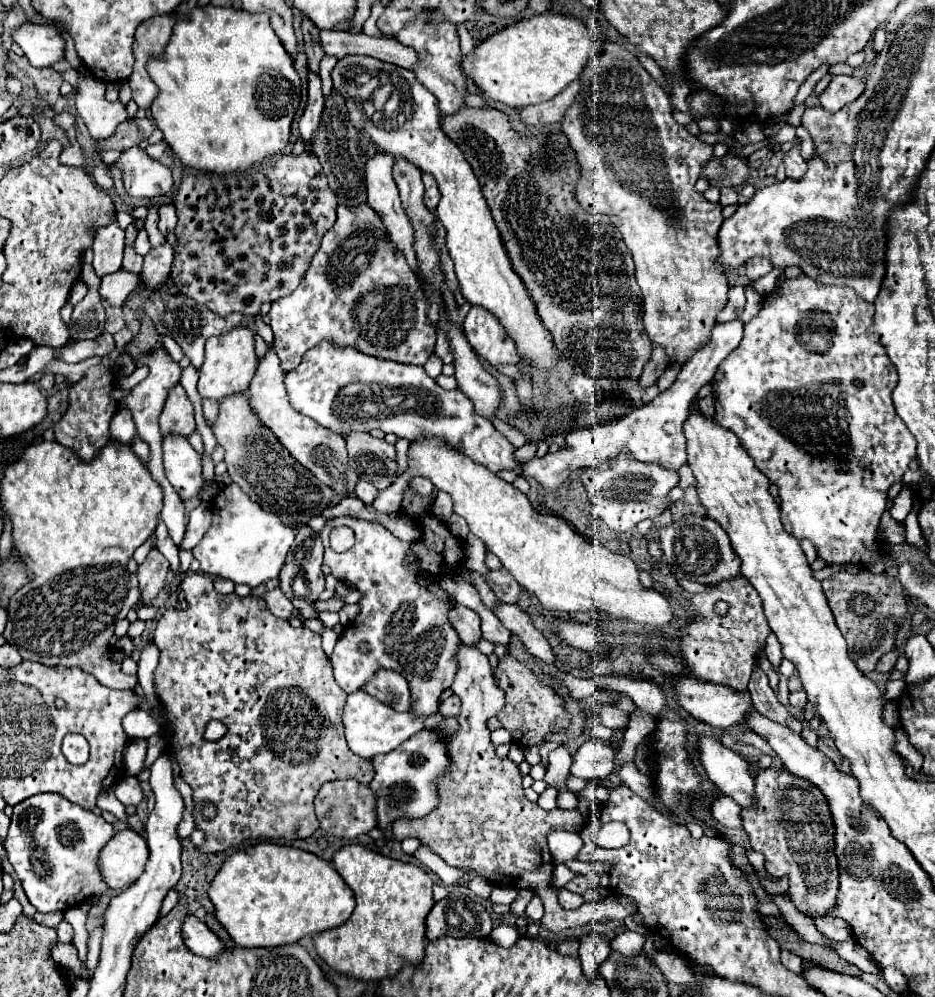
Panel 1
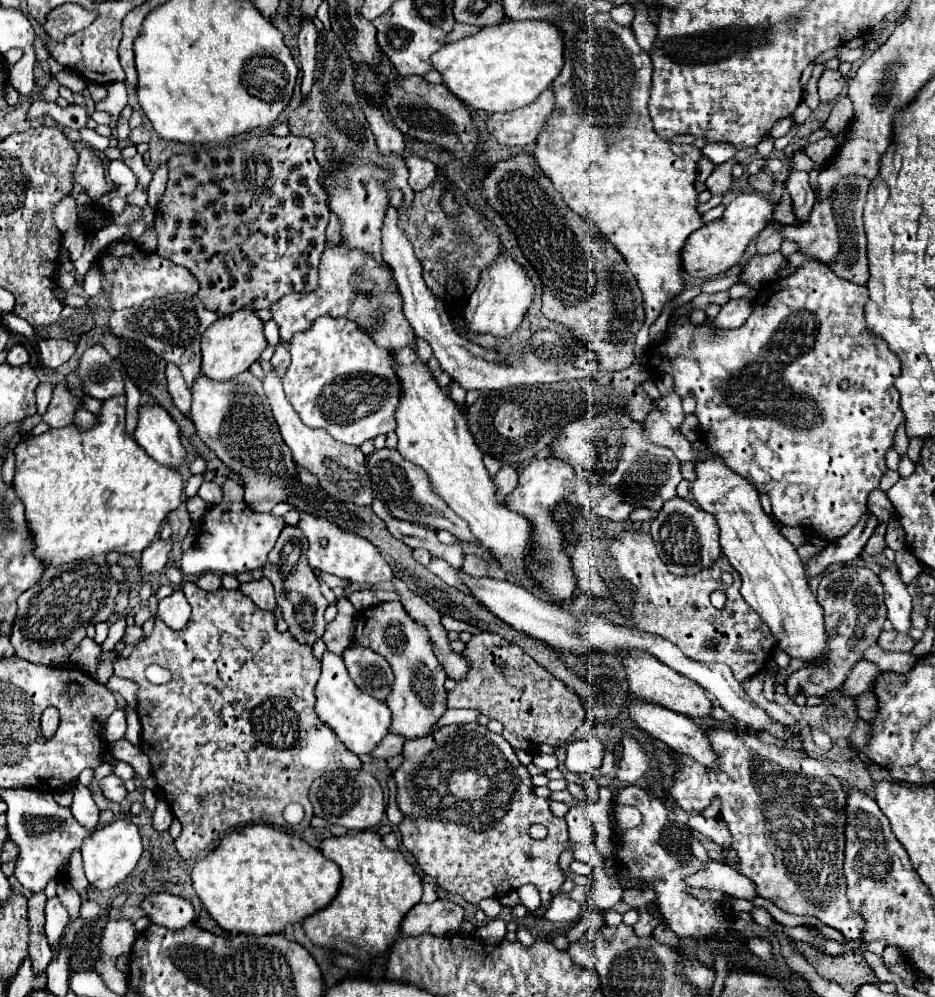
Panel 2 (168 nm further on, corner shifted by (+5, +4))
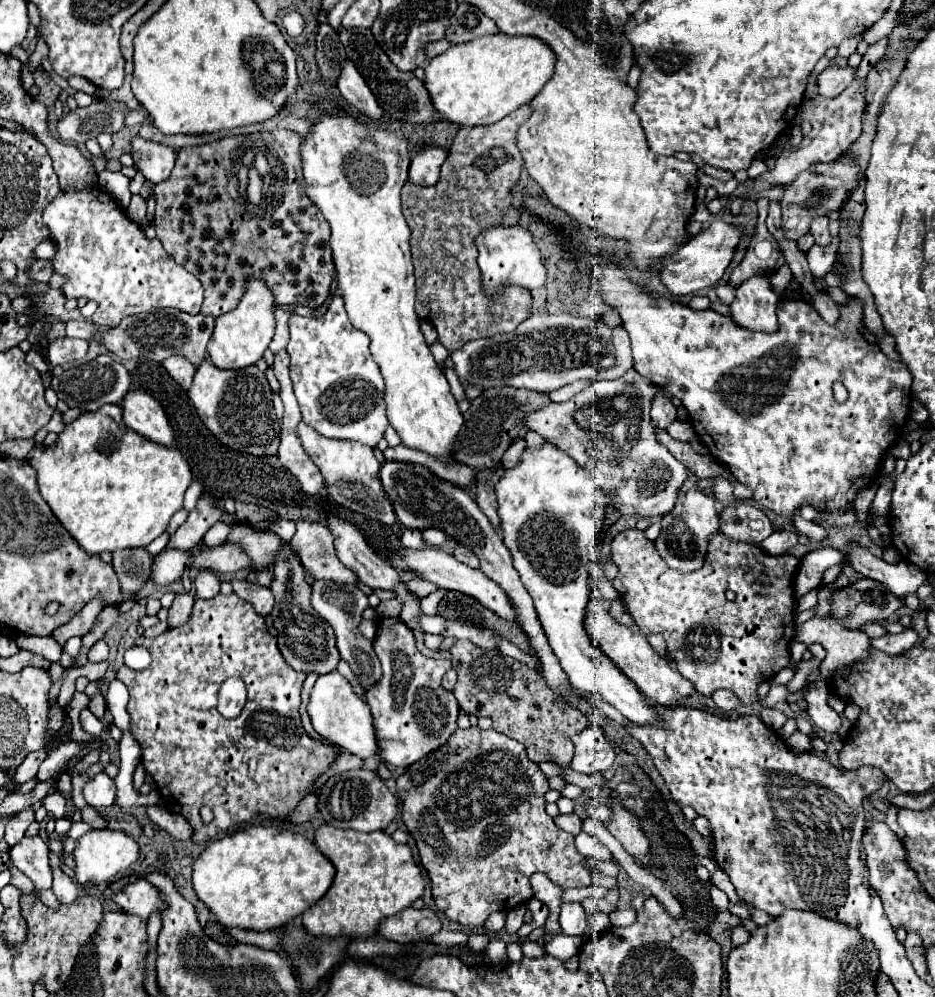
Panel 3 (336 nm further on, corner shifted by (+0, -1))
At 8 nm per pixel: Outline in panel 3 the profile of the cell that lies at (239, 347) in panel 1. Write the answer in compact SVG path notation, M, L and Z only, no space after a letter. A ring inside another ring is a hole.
M259 280L249 282L239 306L217 318L215 332L207 346L209 360L221 370L241 370L247 366L255 366L263 358L275 334L273 308L275 308L273 294L263 286L263 282Z

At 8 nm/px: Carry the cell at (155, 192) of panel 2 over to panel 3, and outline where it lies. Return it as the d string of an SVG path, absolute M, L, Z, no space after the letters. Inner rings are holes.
M137 136L133 140L131 156L135 160L137 170L141 170L147 180L157 184L157 182L163 182L169 178L177 152L173 148L167 148L163 144L149 142L149 140L143 140Z

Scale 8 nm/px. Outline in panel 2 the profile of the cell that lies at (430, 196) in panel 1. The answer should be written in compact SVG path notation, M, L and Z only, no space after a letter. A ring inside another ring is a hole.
M418 155L408 157L408 159L406 159L406 165L408 165L408 171L410 171L408 185L410 185L414 191L426 189L426 187L434 181L434 177L436 177L436 173L438 173L438 169L436 169L436 165L434 165L432 161L428 161L428 159L424 159L424 157L418 157Z

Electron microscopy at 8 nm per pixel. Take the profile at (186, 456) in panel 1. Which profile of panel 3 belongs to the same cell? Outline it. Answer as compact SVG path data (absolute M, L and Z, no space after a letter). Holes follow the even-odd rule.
M129 390L127 398L121 402L123 408L123 422L143 438L171 448L175 442L173 426L163 410L163 406L151 398L149 394L143 394L143 390Z

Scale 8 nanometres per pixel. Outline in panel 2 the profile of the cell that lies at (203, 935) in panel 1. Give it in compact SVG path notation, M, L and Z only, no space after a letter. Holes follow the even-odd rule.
M152 893L140 901L144 915L162 927L182 929L194 921L194 909L190 901L170 895L170 893Z

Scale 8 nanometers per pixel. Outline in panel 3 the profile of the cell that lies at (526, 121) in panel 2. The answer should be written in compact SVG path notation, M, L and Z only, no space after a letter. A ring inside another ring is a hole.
M521 106L519 110L511 112L507 118L489 124L489 126L473 126L473 128L461 128L453 150L449 150L449 156L441 168L441 178L435 186L429 188L417 188L415 184L407 182L401 190L401 204L403 204L403 216L407 218L407 224L411 228L411 258L415 266L415 286L417 286L417 302L415 312L423 320L429 320L437 332L439 342L447 350L457 350L465 342L477 340L477 338L491 338L503 332L513 332L521 322L525 322L531 316L531 292L529 290L515 290L511 288L505 296L501 296L497 302L487 298L481 290L481 272L477 266L477 248L475 238L491 228L491 226L513 226L519 220L519 210L513 208L509 190L519 180L519 172L523 168L523 156L517 148L517 130L519 126L531 118L533 108Z

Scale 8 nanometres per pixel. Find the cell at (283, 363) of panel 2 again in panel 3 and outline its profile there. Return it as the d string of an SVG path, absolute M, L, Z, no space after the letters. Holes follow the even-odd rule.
M285 350L277 352L275 354L275 362L273 362L273 368L275 368L275 376L281 384L281 400L283 400L283 406L285 406L285 414L283 414L283 430L281 430L281 444L279 444L279 460L281 464L301 482L301 488L305 494L319 494L319 490L323 490L323 476L319 474L319 468L313 464L313 460L305 454L303 446L299 446L299 440L297 440L297 434L295 434L295 424L301 422L301 410L299 410L299 404L295 400L295 394L293 394L293 382L289 378L289 354Z

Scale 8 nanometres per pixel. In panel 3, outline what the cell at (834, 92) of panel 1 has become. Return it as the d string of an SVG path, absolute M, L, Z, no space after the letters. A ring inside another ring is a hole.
M825 68L819 74L819 94L825 98L835 98L839 96L853 80L853 70L851 68Z

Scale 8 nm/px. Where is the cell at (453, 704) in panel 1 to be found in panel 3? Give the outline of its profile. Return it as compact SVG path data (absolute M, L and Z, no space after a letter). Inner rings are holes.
M457 640L451 648L451 662L459 674L453 694L459 702L461 712L475 714L477 718L489 716L497 732L521 742L533 762L555 762L569 764L573 758L571 736L585 730L589 724L587 714L569 706L557 696L545 682L543 674L529 668L527 664L503 656L497 648L483 650L467 640Z

